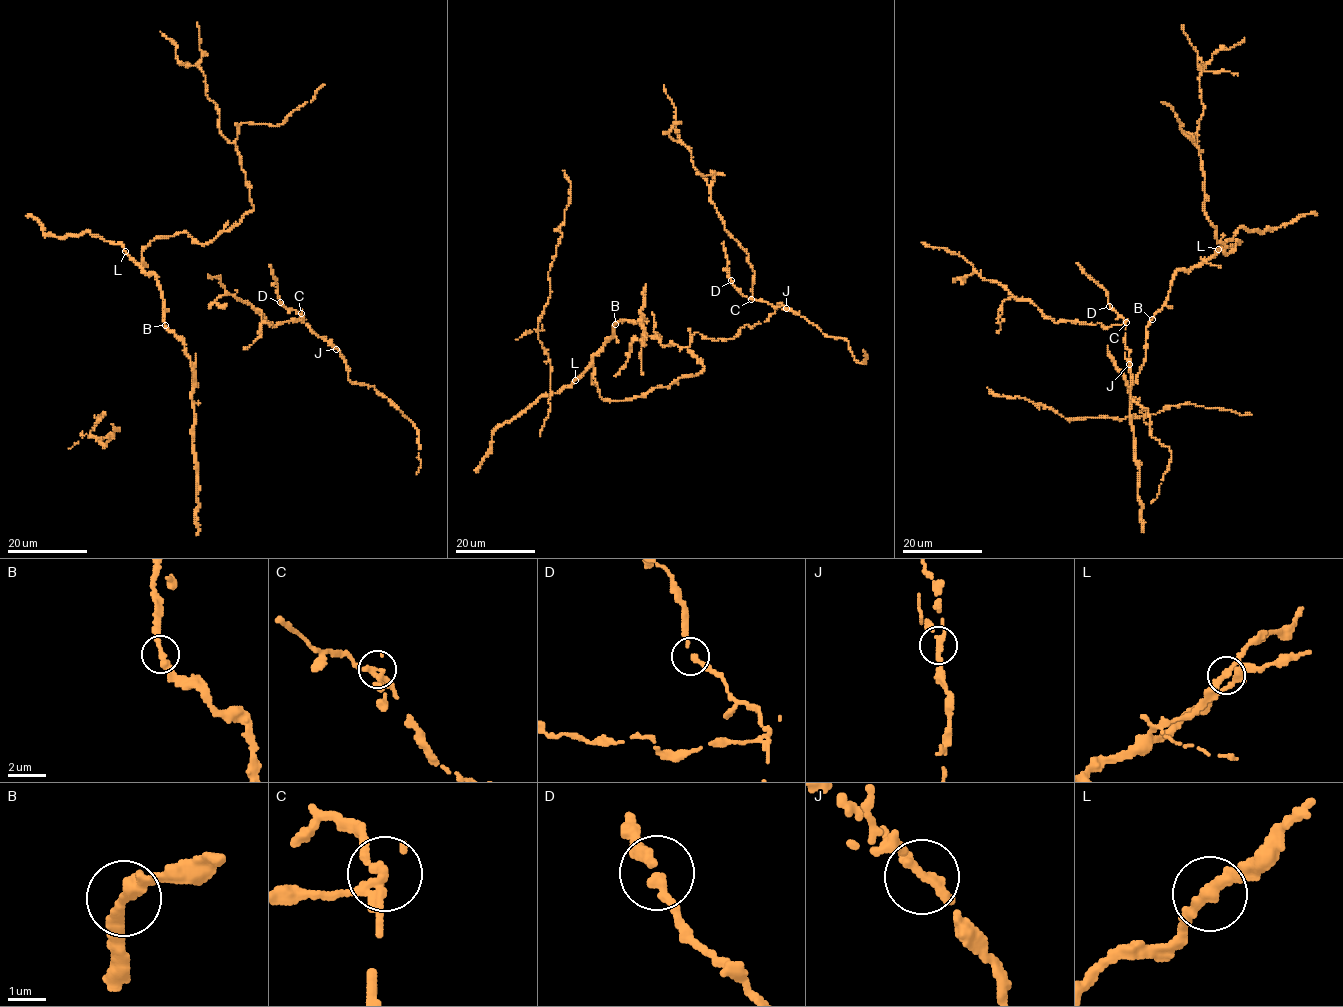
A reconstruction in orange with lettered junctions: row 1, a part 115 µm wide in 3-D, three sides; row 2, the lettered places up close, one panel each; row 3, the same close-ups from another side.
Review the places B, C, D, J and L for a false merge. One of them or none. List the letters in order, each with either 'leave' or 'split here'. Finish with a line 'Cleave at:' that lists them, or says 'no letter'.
B: leave
C: split here
D: leave
J: leave
L: leave
Cleave at: C

